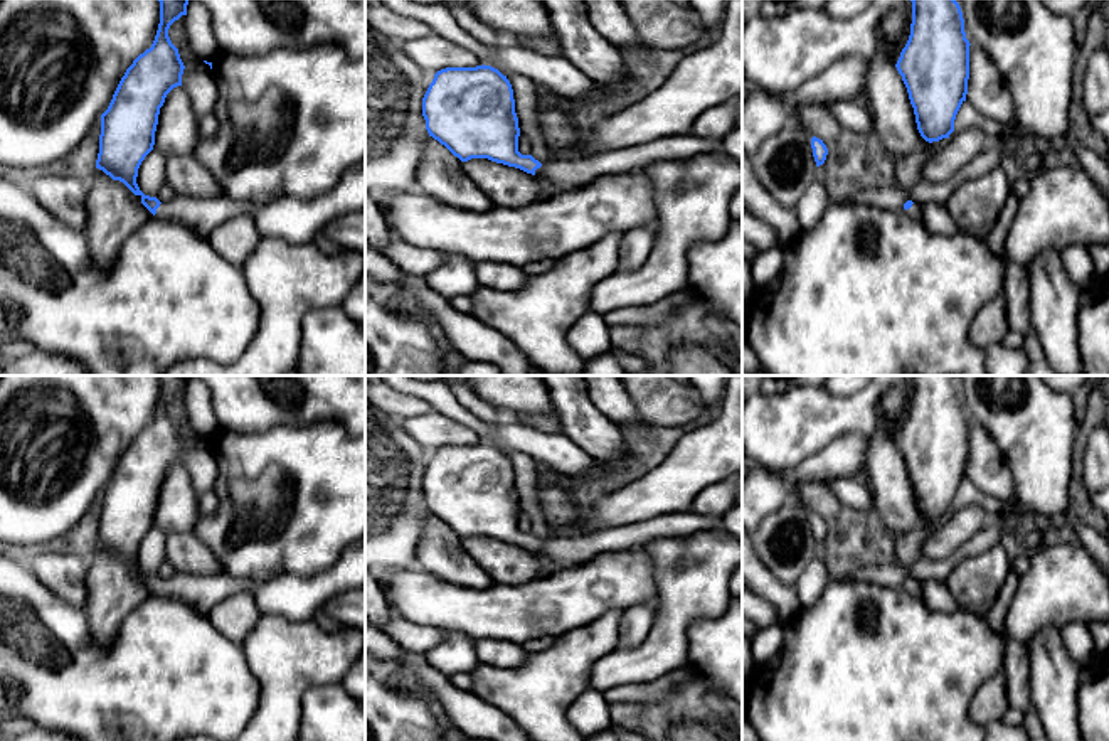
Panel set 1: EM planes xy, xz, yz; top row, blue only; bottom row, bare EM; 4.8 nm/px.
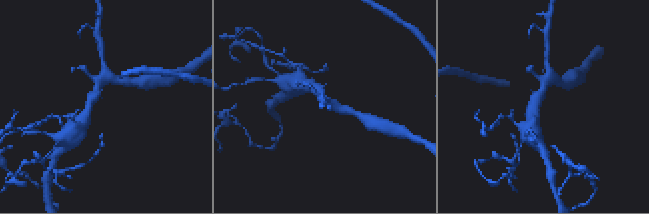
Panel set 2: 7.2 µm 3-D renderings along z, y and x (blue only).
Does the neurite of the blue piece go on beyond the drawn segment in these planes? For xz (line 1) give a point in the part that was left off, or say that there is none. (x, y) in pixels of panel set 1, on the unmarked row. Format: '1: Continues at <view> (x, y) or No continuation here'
1: Continues at xz (566, 553)

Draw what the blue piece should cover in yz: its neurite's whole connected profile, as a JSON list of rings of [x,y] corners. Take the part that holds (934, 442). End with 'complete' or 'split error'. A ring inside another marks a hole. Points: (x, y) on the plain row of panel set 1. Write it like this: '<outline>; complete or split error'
[[[909,376],[912,379],[910,413],[895,441],[907,465],[921,514],[932,520],[949,515],[954,497],[966,478],[969,456],[969,418],[964,396],[954,376]]]; complete

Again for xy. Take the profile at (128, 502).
[[[158,376],[160,379],[160,401],[155,418],[150,426],[140,431],[121,455],[108,487],[101,492],[99,530],[96,546],[103,547],[113,557],[123,559],[135,573],[141,574],[141,581],[157,594],[172,596],[197,606],[200,611],[209,613],[222,600],[237,593],[254,593],[261,583],[254,579],[234,578],[226,573],[194,576],[177,573],[170,579],[160,579],[157,574],[145,573],[138,561],[138,546],[145,534],[153,527],[155,509],[158,502],[160,485],[167,472],[182,463],[183,440],[178,426],[168,414],[170,402],[182,392],[187,392],[188,376]]]; split error

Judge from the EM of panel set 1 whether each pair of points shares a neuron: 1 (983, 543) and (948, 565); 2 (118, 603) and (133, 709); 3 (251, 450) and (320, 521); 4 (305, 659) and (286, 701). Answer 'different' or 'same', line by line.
1: same
2: different
3: same
4: same

